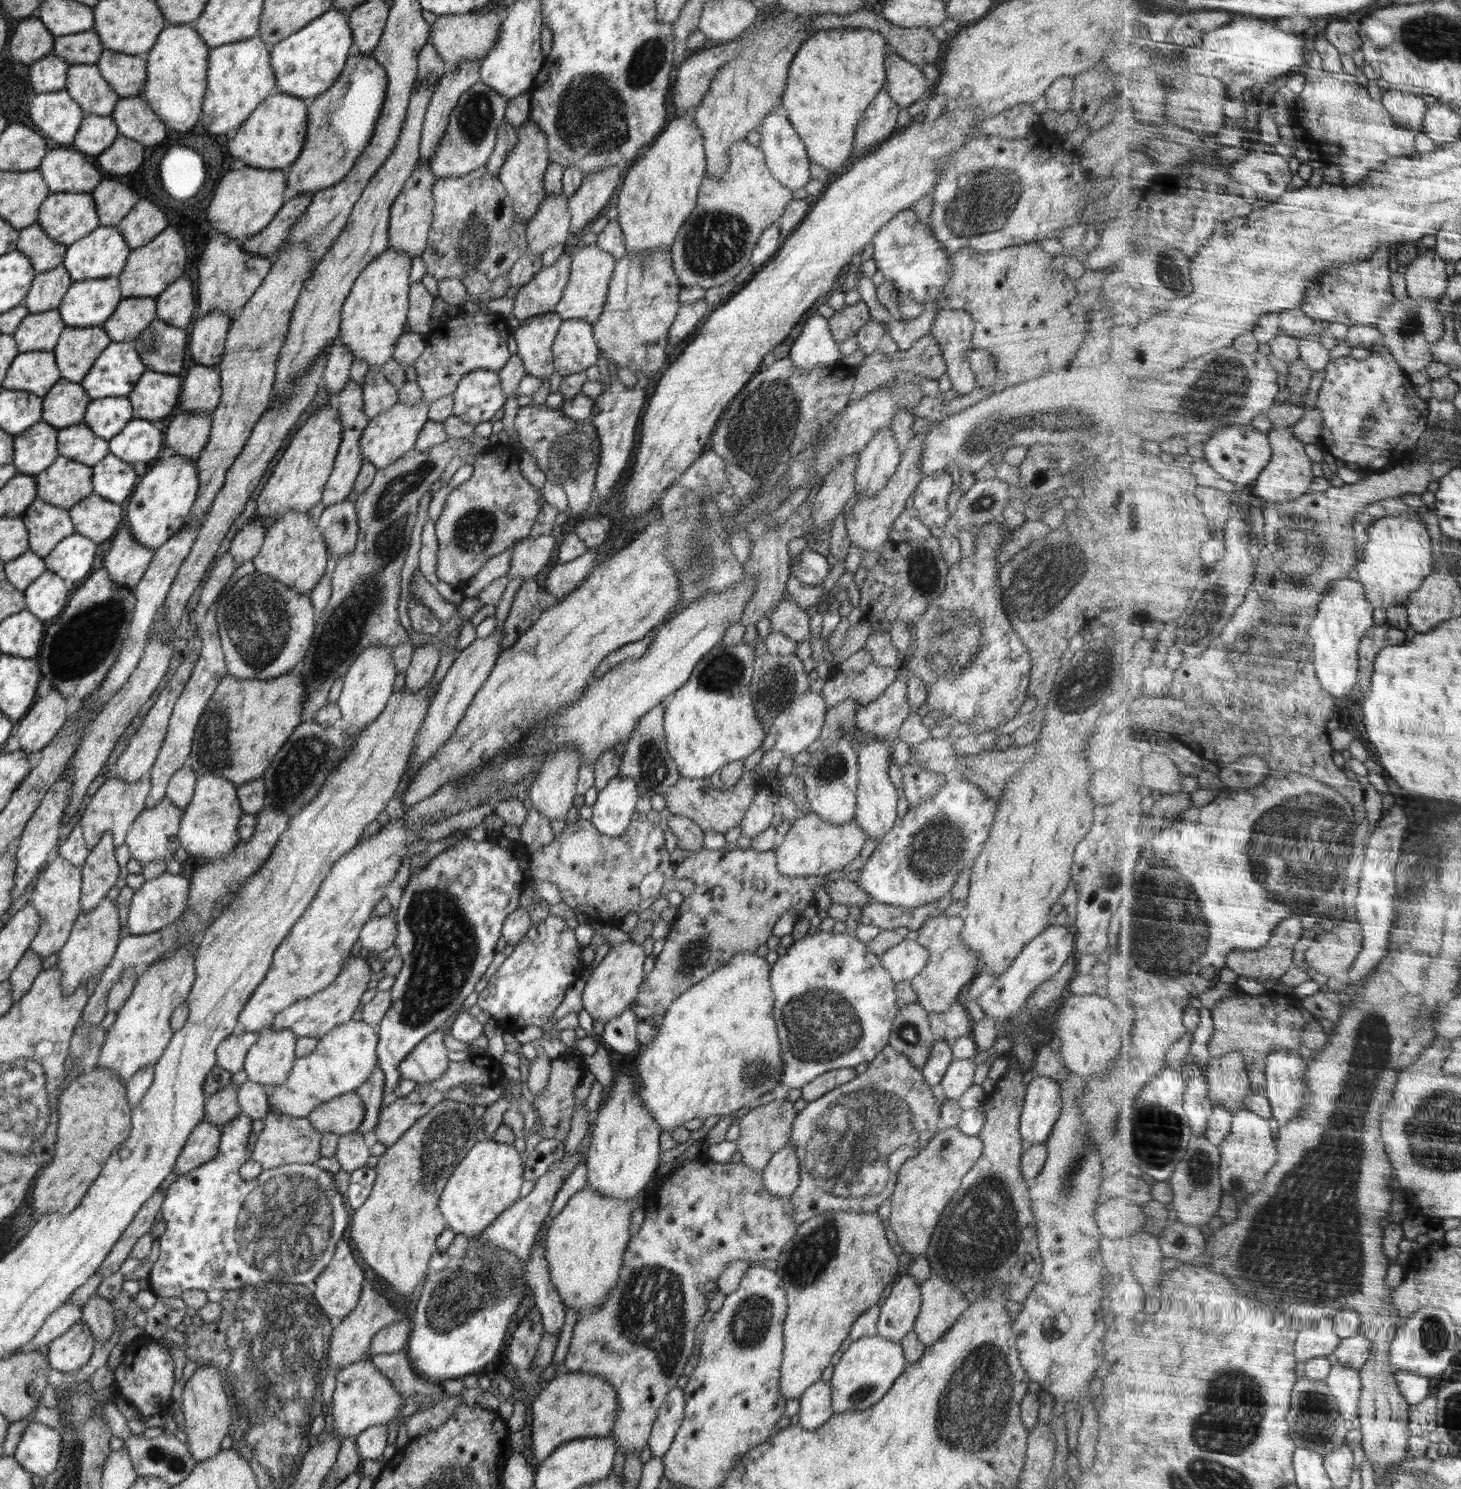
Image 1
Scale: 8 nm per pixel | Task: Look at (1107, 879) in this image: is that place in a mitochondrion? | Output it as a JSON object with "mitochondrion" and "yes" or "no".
{"mitochondrion":"yes"}

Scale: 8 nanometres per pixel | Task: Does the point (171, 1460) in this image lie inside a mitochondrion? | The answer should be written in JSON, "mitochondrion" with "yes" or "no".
{"mitochondrion":"yes"}

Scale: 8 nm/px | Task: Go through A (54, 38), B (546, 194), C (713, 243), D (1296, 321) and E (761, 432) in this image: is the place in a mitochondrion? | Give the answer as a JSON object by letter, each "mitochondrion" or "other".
{"A":"other","B":"other","C":"mitochondrion","D":"other","E":"mitochondrion"}

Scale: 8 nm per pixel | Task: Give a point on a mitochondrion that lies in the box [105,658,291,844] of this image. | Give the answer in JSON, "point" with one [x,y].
{"point":[213,752]}

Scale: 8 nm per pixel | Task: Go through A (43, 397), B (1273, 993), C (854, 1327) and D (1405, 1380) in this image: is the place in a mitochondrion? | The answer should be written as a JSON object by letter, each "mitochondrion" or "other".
{"A":"other","B":"other","C":"other","D":"other"}

